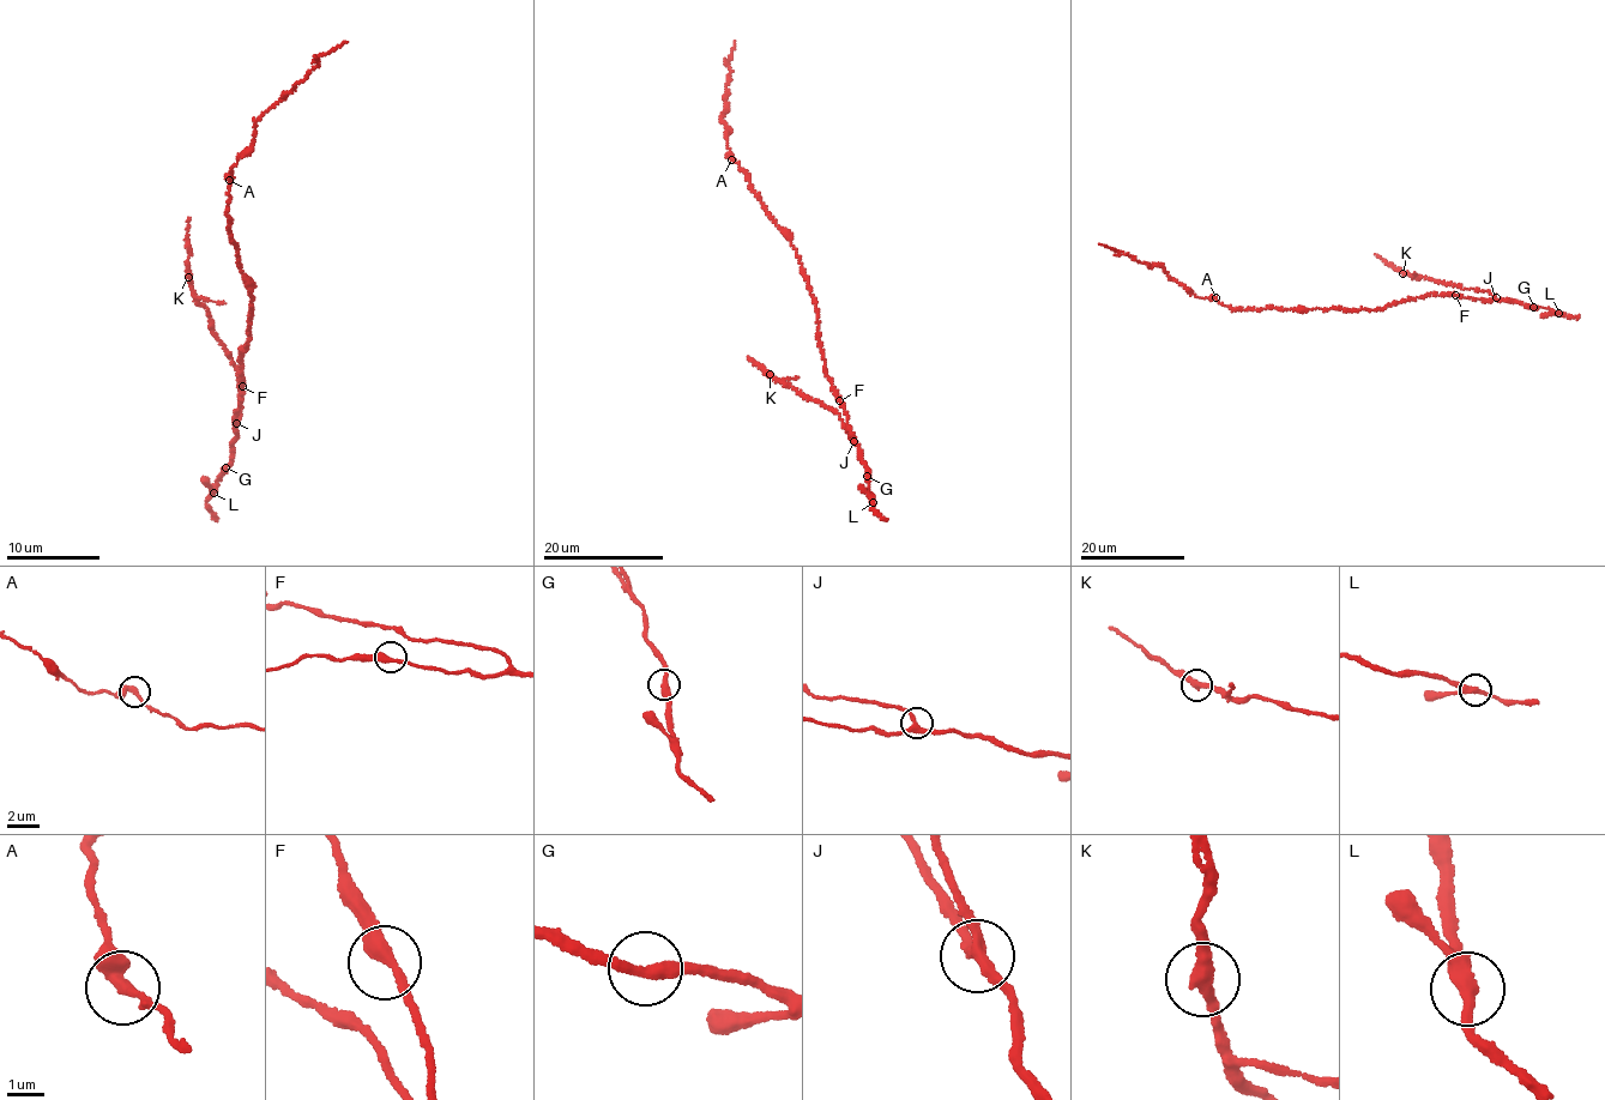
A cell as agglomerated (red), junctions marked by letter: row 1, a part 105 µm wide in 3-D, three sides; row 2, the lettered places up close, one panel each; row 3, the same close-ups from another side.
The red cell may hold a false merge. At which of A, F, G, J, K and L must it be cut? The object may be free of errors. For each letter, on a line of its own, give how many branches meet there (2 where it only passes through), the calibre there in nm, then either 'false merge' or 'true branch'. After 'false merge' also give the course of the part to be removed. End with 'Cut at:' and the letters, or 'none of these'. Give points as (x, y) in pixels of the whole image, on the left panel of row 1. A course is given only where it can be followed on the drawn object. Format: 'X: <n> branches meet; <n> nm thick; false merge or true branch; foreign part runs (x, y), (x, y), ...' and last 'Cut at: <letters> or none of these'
A: 2 branches meet; 360 nm thick; true branch
F: 2 branches meet; 360 nm thick; true branch
G: 2 branches meet; 360 nm thick; true branch
J: 3 branches meet; 280 nm thick; true branch
K: 2 branches meet; 360 nm thick; true branch
L: 3 branches meet; 320 nm thick; true branch
Cut at: none of these

